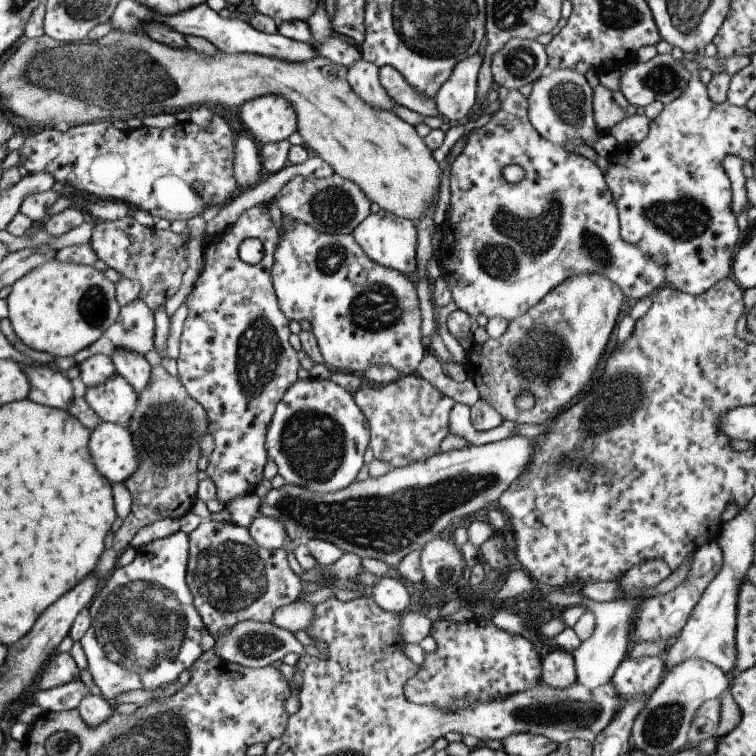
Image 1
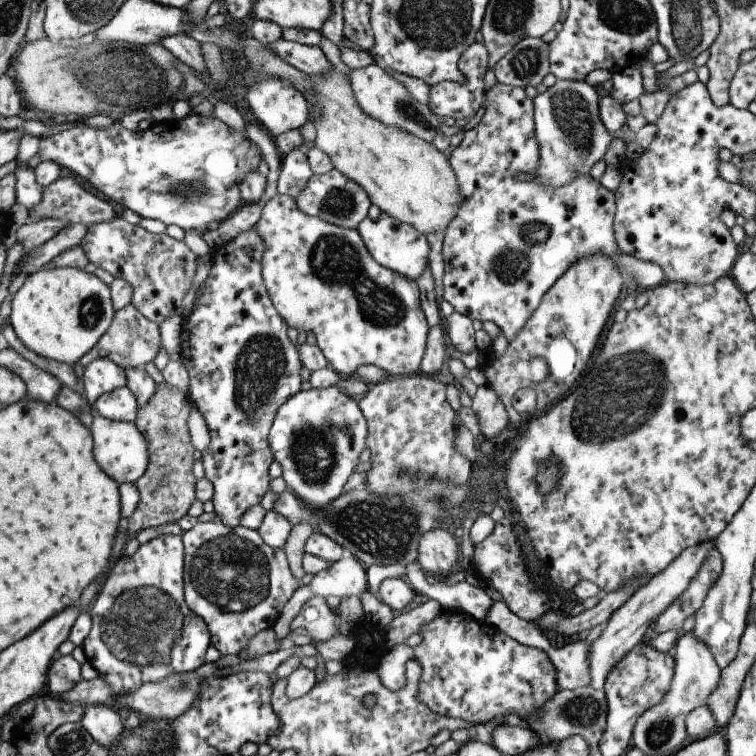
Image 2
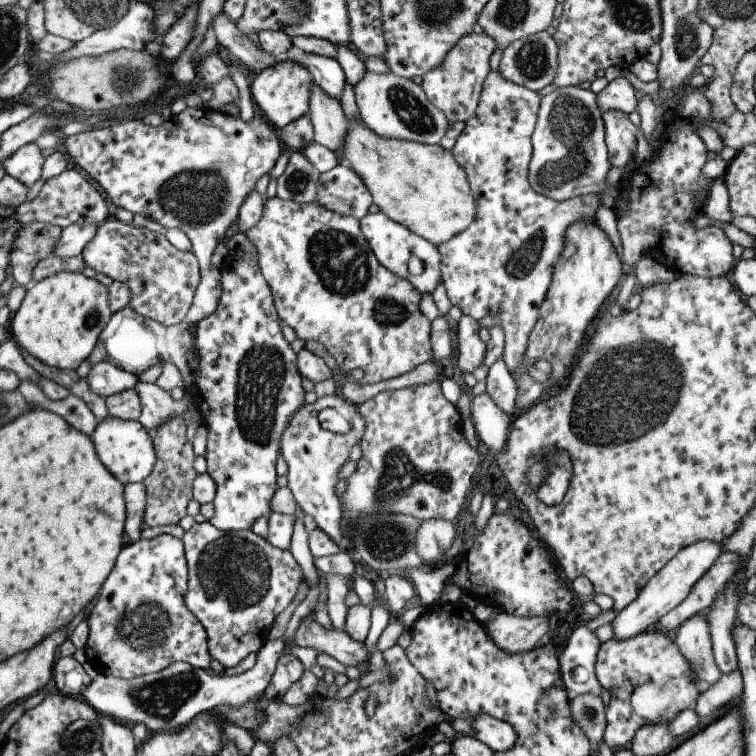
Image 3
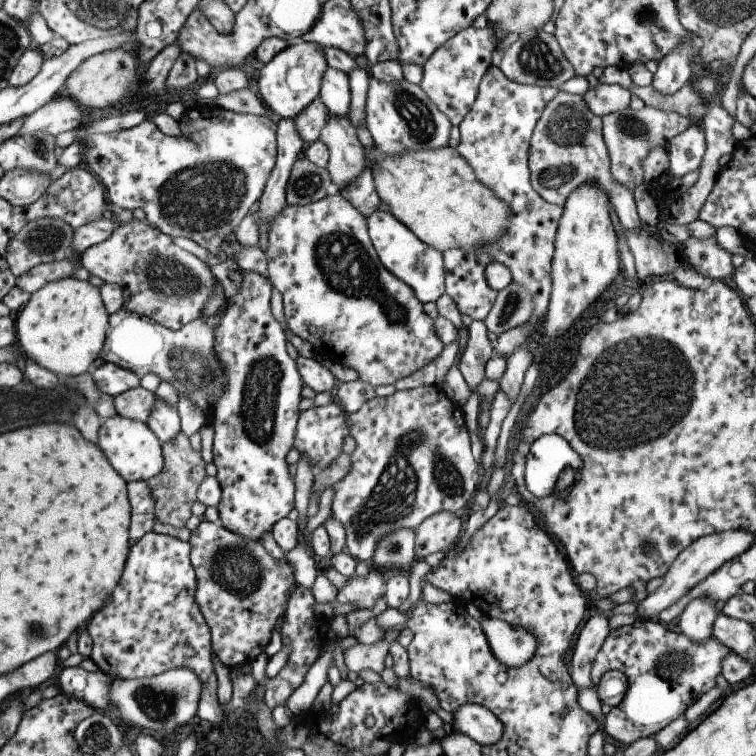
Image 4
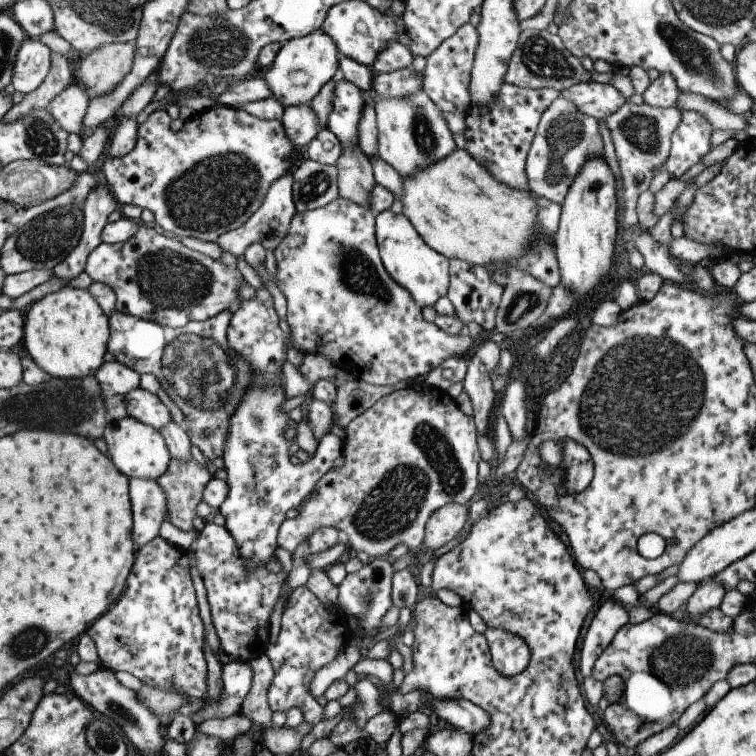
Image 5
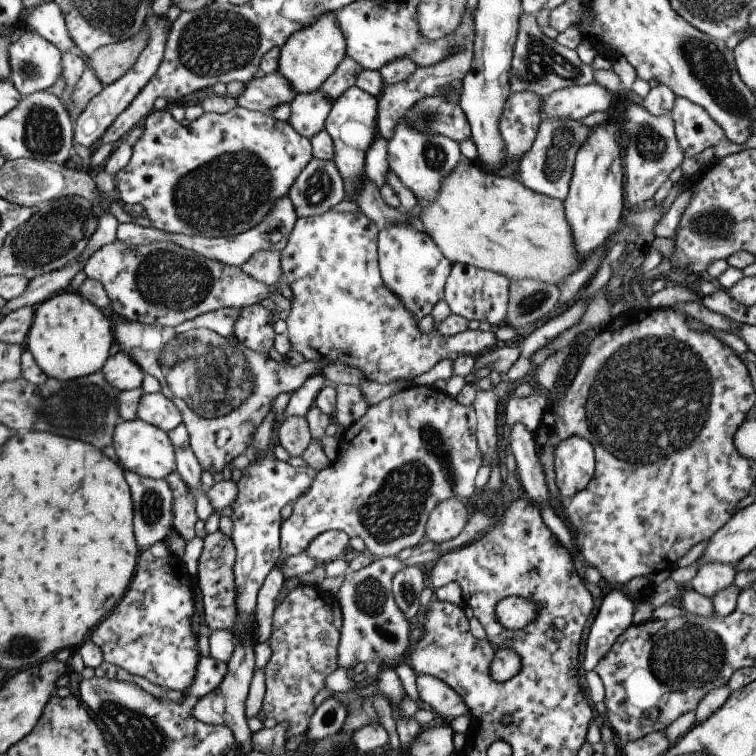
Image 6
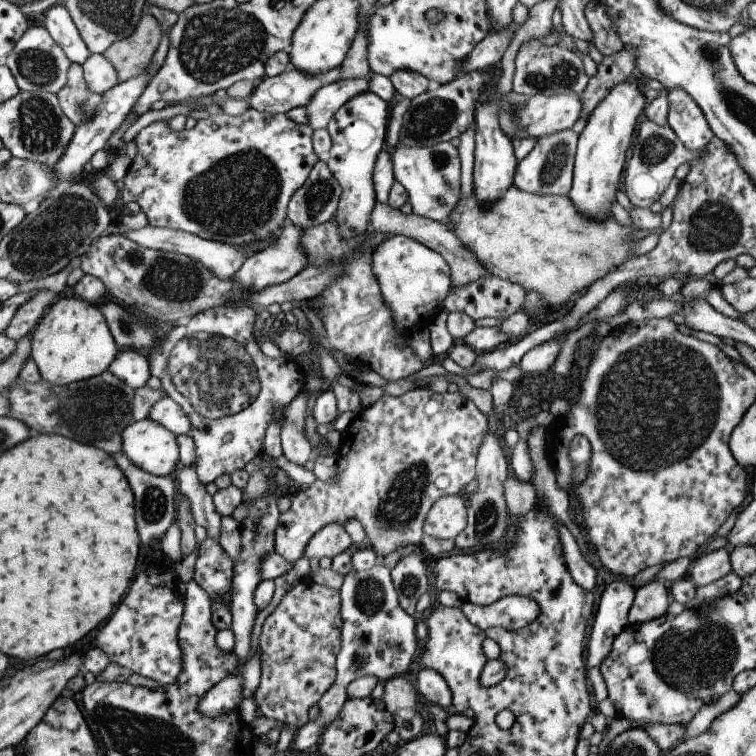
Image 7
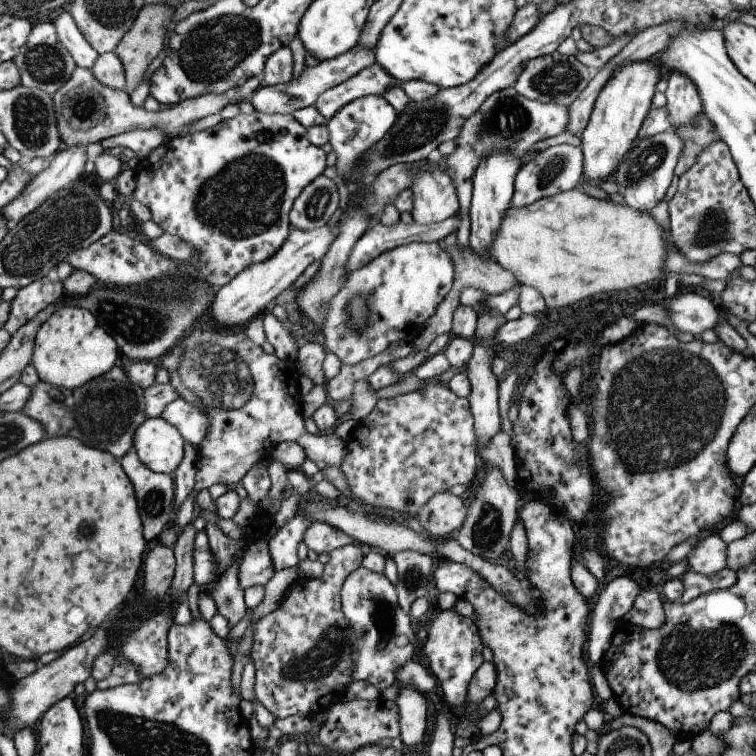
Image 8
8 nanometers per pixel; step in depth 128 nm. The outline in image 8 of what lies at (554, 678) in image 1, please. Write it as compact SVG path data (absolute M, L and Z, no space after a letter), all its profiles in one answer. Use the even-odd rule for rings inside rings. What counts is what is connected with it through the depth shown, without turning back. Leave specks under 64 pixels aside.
M628 576L617 577L606 584L605 588L600 593L594 610L592 610L590 632L588 632L588 655L585 657L586 660L590 660L593 664L600 663L600 660L610 646L614 632L617 628L621 627L618 624L620 618L632 608L636 597L641 591L638 583Z

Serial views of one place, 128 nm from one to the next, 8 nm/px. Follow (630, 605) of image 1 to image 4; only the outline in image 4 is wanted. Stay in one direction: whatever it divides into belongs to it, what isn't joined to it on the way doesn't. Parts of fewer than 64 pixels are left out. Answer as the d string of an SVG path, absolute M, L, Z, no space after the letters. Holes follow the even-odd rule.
M744 529L727 530L721 533L713 532L712 534L697 538L680 552L677 559L674 560L667 570L662 586L654 593L648 594L642 600L635 614L642 614L643 618L639 617L639 619L658 619L662 610L673 605L674 602L683 597L693 586L702 582L723 564L746 552L754 543L754 533Z

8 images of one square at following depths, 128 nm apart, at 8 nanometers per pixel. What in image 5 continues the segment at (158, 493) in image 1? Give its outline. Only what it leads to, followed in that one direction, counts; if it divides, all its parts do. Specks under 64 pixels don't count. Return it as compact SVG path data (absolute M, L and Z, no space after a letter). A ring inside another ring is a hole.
M171 458L166 472L157 478L159 486L167 496L167 520L182 532L194 530L192 520L197 517L196 506L203 500L203 490L211 478L213 475L208 468L201 468L193 458L187 463Z

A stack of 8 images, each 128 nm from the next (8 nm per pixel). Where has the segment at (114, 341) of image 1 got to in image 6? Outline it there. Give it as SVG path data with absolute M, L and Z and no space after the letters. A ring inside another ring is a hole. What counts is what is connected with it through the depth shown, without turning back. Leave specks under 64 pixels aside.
M222 307L175 327L124 320L114 331L120 351L128 353L145 374L154 375L160 381L160 392L178 407L189 434L191 451L202 470L212 475L222 472L234 458L246 452L252 444L258 426L271 411L272 402L278 394L286 392L291 395L314 373L322 373L322 369L318 369L313 362L304 360L302 364L294 367L286 361L276 362L268 354L253 351L238 342L234 334L234 325L240 313L241 309Z

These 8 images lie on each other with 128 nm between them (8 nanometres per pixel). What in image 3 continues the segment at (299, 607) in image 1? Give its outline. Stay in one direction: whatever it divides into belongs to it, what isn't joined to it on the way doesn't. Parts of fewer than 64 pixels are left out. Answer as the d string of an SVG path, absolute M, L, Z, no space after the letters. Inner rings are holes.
M297 513L294 516L295 525L289 551L300 564L303 578L311 589L314 585L318 585L319 573L314 564L315 558L309 549L309 532L304 527L303 516ZM303 618L291 642L295 646L312 647L330 654L346 667L369 662L370 650L365 643L355 641L344 630L325 630L320 623Z

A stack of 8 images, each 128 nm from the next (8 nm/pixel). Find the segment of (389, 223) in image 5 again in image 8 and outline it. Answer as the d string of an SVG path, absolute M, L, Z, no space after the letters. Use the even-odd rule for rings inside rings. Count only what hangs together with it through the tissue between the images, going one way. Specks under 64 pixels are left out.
M413 242L387 250L373 258L368 264L356 269L345 280L338 294L330 300L328 312L323 326L325 346L329 352L334 352L342 365L358 367L358 363L365 358L376 356L387 349L391 340L406 340L404 334L416 326L423 324L436 312L437 306L446 298L453 285L455 275L452 257L442 248L441 243ZM356 295L365 295L369 300L369 310L372 312L370 320L366 321L365 329L353 331L349 327L351 318L348 316L347 306Z

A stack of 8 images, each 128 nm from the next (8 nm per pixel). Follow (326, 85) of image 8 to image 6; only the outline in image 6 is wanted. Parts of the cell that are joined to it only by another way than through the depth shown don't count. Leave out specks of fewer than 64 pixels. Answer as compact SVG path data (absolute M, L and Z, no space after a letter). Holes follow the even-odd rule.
M276 71L254 77L245 84L242 94L236 100L240 107L268 113L281 104L290 104L297 96L287 78Z

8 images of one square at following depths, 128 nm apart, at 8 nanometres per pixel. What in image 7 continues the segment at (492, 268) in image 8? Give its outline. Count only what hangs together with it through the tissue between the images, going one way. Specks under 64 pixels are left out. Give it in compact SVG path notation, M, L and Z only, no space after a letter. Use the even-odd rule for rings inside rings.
M377 201L370 217L370 224L372 232L376 231L385 235L404 235L441 254L451 270L451 288L466 286L490 274L486 267L482 266L475 254L471 253L467 246L463 246L463 242L453 232L447 230L445 222L439 223L414 214L405 215L399 209L393 209L390 205Z

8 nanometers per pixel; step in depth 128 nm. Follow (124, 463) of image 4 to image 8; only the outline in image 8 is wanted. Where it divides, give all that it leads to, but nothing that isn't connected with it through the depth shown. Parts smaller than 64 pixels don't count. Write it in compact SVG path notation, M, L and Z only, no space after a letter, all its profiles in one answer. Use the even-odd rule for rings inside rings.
M147 417L135 430L133 446L140 460L157 473L172 475L184 456L183 436L165 418Z

